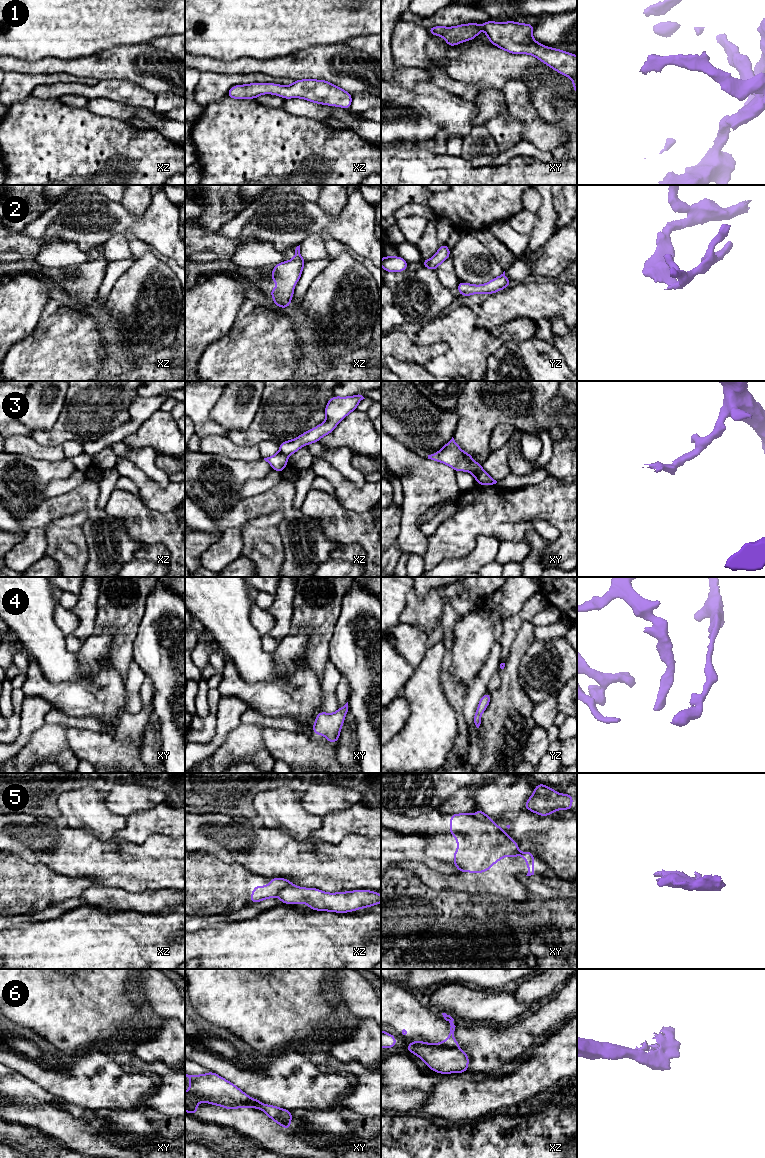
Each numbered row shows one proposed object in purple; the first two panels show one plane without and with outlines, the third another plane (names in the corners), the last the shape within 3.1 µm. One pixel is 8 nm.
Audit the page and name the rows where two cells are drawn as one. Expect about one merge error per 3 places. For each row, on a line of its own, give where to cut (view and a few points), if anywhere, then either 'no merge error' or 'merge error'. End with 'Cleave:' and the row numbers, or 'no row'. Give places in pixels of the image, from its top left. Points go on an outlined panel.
1: no cut; no merge error
2: no cut; no merge error
3: cut in xy along (482, 469), (476, 479); merge error
4: no cut; no merge error
5: cut in xy along (474, 816), (493, 823); merge error
6: cut in xz along (438, 1044), (458, 1048); merge error
Cleave: 3, 5, 6

